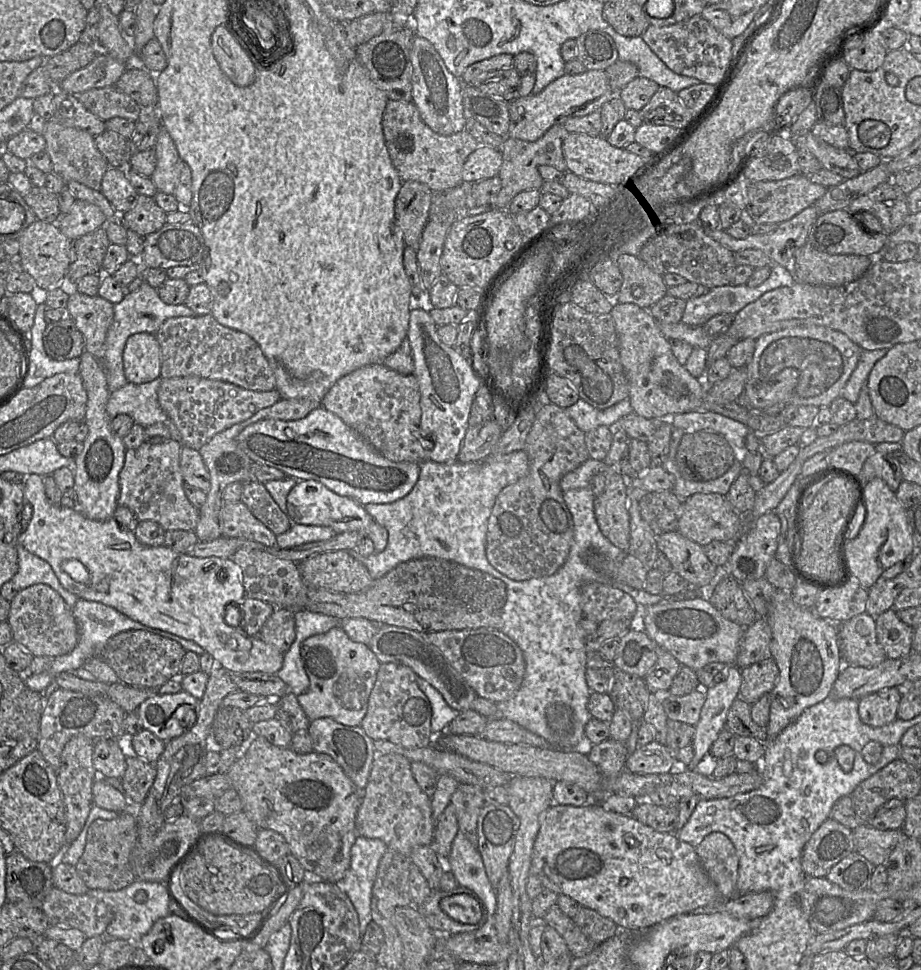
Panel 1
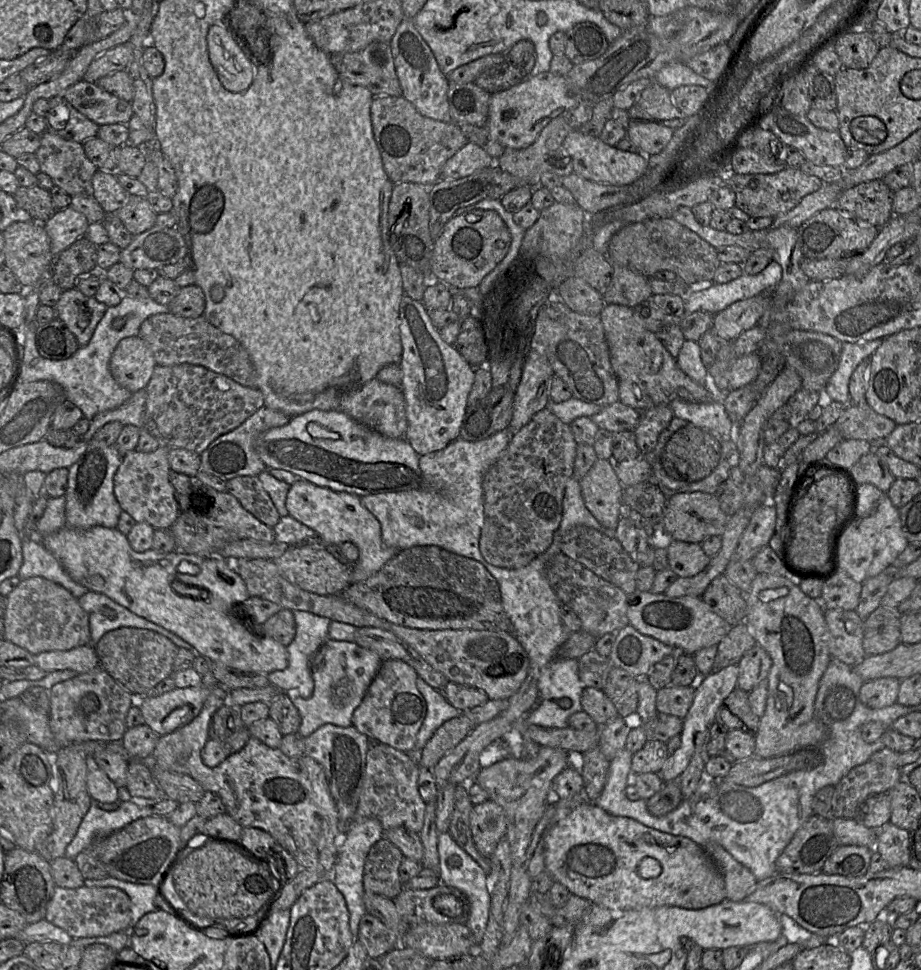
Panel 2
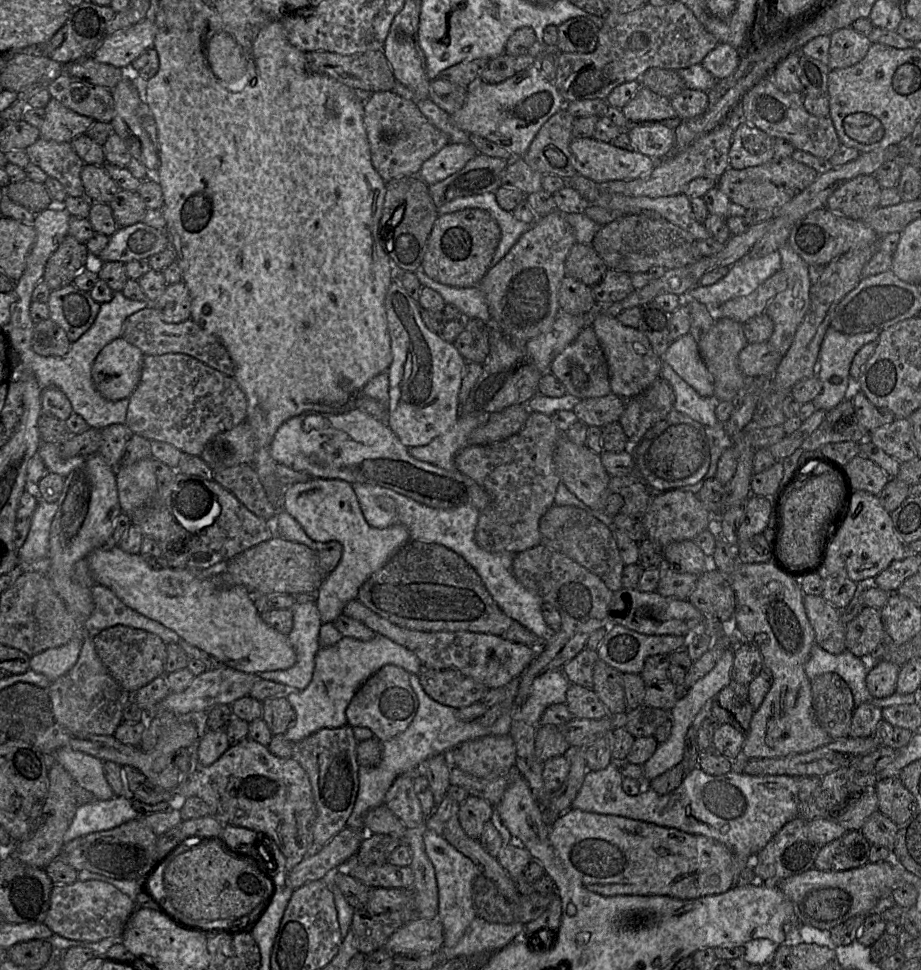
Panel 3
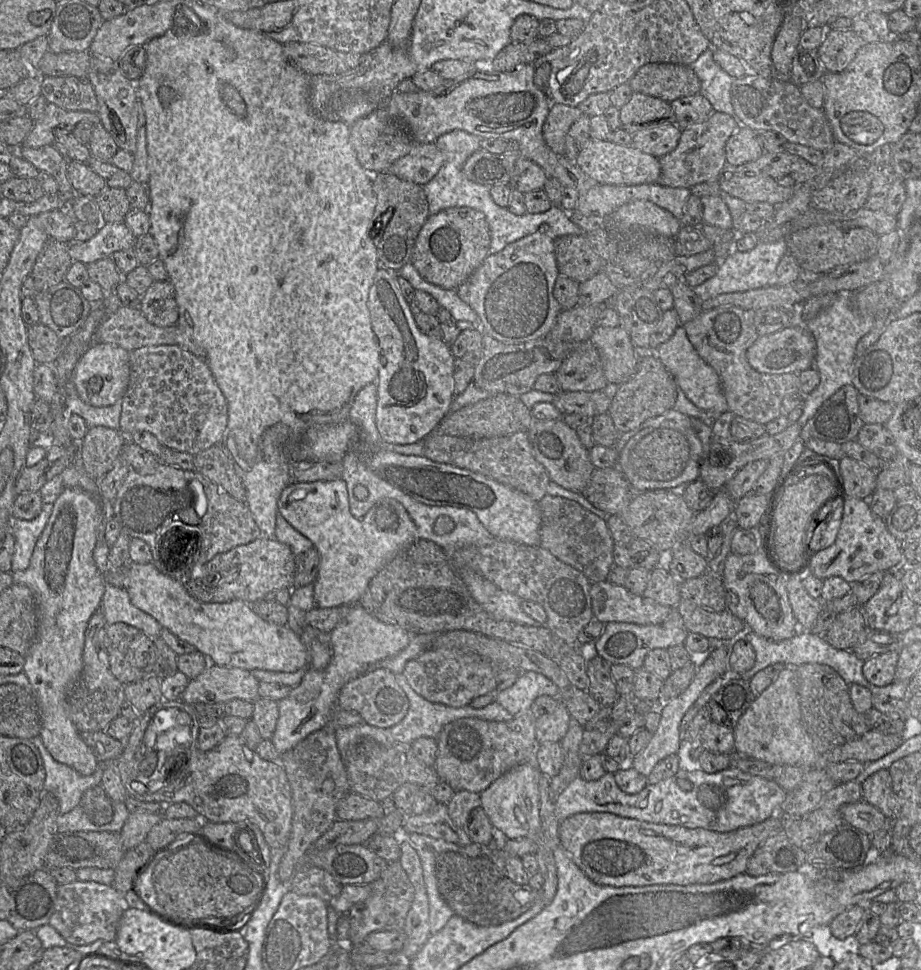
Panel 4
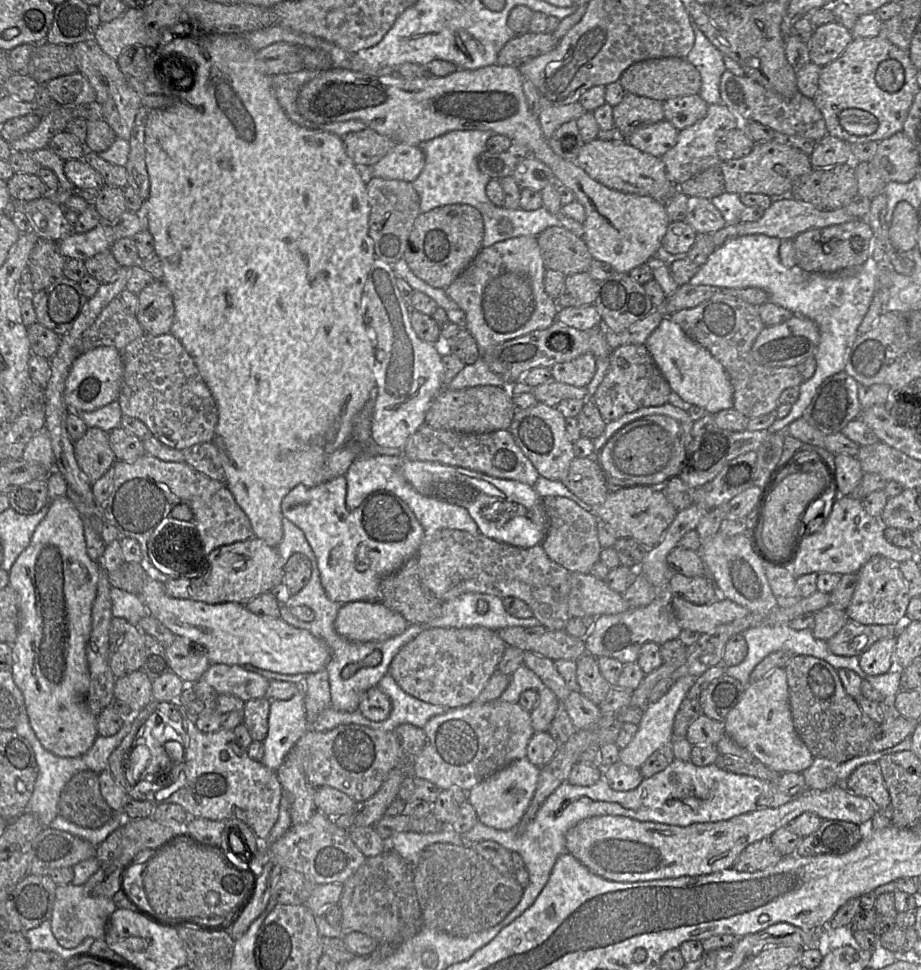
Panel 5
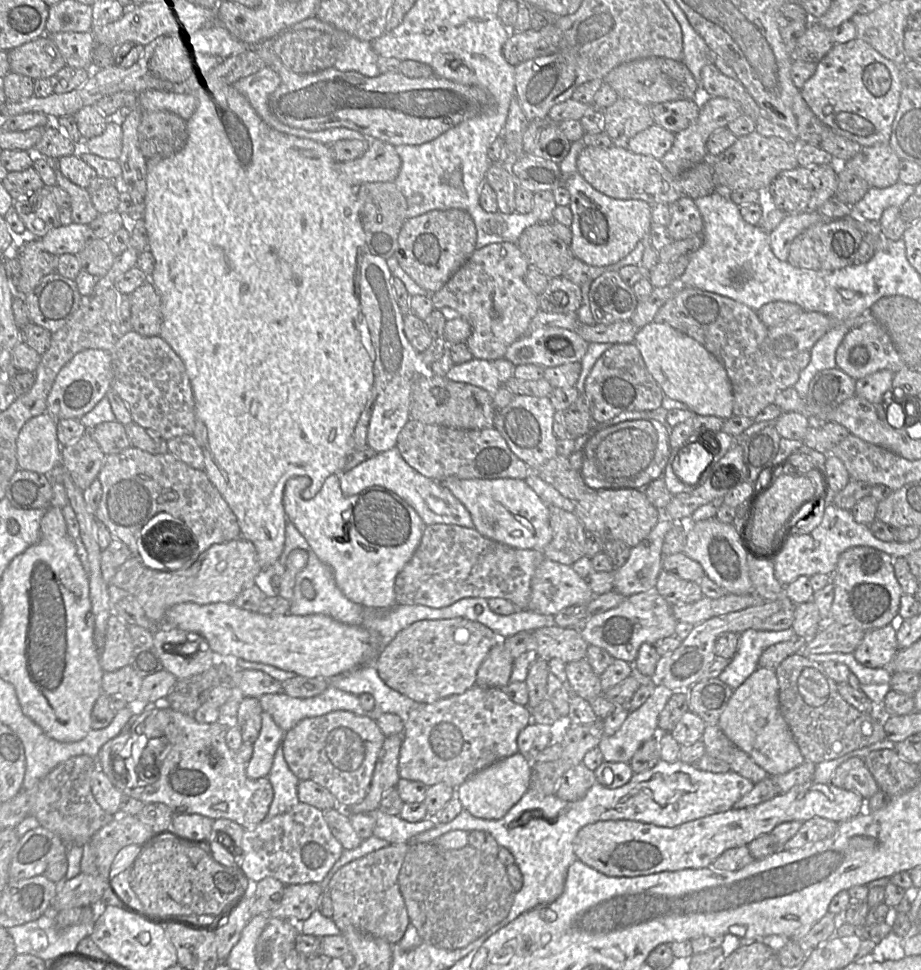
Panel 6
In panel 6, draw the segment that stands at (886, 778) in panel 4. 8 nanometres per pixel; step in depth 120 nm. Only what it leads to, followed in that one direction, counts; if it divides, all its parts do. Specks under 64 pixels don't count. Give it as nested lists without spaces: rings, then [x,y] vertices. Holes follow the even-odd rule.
[[[852,757],[843,762],[833,773],[830,783],[836,787],[854,791],[864,799],[870,799],[880,789],[863,758]]]

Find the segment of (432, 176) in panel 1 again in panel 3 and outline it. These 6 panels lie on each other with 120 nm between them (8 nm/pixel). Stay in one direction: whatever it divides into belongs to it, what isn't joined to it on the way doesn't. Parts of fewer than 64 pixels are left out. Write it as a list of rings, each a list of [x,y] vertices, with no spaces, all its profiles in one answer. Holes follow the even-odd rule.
[[[393,91],[368,94],[364,103],[364,126],[372,165],[385,182],[403,176],[418,176],[423,163],[450,143],[448,136],[427,119],[413,100]]]

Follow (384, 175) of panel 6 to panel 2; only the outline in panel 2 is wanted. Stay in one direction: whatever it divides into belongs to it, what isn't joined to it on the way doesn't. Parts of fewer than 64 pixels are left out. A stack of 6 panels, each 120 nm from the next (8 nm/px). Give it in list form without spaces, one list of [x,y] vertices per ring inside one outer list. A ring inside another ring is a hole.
[[[468,142],[444,164],[440,179],[455,180],[491,167],[495,164],[487,152],[475,143]]]

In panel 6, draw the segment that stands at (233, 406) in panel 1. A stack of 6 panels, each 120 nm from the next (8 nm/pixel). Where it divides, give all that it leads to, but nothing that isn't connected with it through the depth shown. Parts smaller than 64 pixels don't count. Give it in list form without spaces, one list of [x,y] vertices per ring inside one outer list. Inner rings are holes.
[[[136,331],[123,335],[109,351],[113,365],[112,388],[124,401],[135,424],[154,431],[168,440],[183,435],[192,435],[195,429],[195,399],[191,383],[181,358],[160,336],[142,336]]]

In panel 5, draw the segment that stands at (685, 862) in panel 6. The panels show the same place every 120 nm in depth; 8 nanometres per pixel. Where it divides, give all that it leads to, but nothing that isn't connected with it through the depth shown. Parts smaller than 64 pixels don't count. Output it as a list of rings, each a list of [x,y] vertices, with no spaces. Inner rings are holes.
[[[836,784],[825,790],[808,789],[798,798],[777,808],[757,808],[728,820],[707,823],[693,823],[676,826],[656,822],[642,822],[620,815],[602,815],[586,818],[571,827],[565,835],[566,850],[592,873],[615,882],[638,882],[658,879],[672,879],[682,876],[700,876],[732,868],[739,854],[750,844],[769,838],[781,827],[805,812],[817,815],[822,820],[840,820],[858,826],[867,826],[877,811],[868,799],[849,792],[843,784]]]

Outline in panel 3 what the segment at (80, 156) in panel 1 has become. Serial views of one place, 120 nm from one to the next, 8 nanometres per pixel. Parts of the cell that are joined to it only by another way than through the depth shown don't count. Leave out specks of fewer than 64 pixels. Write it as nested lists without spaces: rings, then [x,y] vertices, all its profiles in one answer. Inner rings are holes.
[[[39,138],[25,150],[30,163],[39,167],[47,177],[58,180],[67,196],[83,197],[85,189],[81,170],[85,162],[70,143],[60,143]]]

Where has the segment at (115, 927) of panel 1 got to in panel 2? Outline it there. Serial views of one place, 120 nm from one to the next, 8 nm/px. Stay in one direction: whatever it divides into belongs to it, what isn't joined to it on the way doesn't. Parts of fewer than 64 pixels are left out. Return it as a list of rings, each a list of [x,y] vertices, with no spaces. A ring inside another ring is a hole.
[[[114,877],[84,879],[87,887],[115,887],[124,891],[130,899],[130,929],[146,913],[156,910],[154,885],[126,882]]]

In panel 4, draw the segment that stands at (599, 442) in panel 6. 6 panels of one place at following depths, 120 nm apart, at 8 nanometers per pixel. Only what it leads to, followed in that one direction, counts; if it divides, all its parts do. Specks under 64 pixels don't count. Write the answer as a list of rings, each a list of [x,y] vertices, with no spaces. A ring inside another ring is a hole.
[[[672,408],[659,416],[647,419],[633,431],[634,435],[620,450],[617,468],[626,476],[635,492],[670,489],[699,479],[699,461],[701,457],[704,459],[704,448],[692,428],[689,416]]]

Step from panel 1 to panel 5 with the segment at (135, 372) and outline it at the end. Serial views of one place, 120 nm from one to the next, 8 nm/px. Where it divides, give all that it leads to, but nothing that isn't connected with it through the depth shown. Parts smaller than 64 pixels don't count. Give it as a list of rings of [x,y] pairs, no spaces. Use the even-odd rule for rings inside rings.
[[[100,346],[80,355],[65,382],[64,400],[71,411],[94,411],[118,399],[124,364],[121,352],[113,346]]]

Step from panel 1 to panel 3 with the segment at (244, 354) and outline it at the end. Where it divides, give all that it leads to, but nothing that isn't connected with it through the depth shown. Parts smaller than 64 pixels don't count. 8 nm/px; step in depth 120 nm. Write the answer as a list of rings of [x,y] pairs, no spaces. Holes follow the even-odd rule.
[[[146,307],[125,319],[121,328],[121,337],[137,346],[144,355],[183,353],[229,377],[233,377],[235,374],[234,363],[221,340],[190,318],[180,323],[167,323],[161,319],[156,309]]]

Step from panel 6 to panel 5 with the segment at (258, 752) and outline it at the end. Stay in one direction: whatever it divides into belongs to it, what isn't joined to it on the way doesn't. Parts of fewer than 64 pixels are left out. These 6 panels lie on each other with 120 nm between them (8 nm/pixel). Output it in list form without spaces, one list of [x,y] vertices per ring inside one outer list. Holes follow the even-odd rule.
[[[303,690],[290,700],[271,700],[261,763],[276,771],[296,742],[310,729]]]

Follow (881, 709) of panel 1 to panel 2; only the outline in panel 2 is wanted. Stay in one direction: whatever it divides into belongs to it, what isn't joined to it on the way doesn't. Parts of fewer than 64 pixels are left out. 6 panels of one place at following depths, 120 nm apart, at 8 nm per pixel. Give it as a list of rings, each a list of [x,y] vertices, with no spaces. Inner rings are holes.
[[[894,677],[878,678],[864,682],[860,700],[868,708],[881,709],[897,703],[901,680]]]

